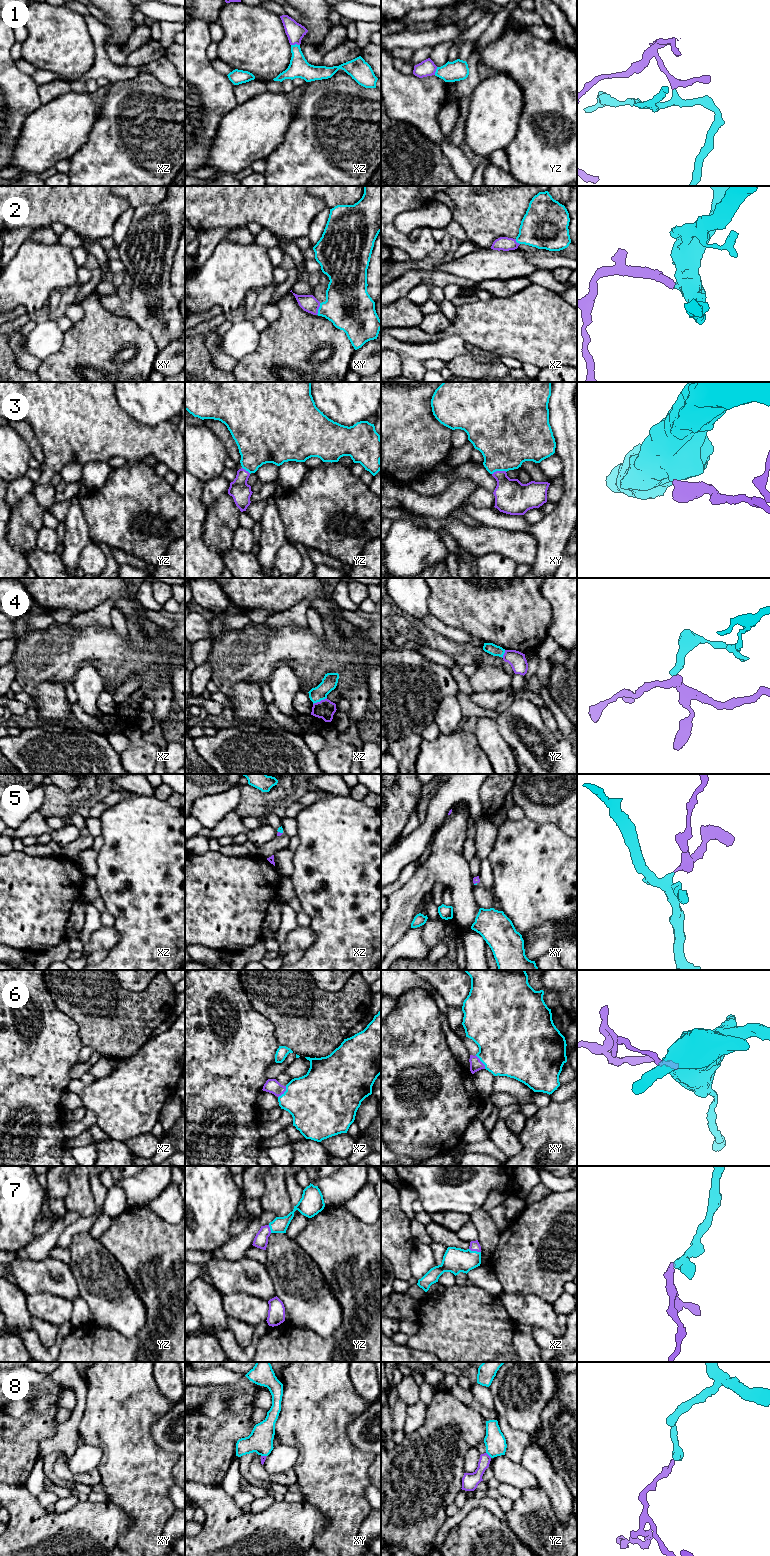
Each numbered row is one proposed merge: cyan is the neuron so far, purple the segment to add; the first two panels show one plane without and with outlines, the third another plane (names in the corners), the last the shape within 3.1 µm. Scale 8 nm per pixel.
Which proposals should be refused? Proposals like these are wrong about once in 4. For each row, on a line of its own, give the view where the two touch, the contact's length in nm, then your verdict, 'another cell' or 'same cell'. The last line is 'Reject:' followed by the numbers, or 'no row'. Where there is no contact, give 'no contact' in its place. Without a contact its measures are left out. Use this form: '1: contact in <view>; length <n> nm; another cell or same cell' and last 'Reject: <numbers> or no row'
1: contact in xz; length 70 nm; same cell
2: contact in xy; length 100 nm; same cell
3: contact in xy; length 120 nm; same cell
4: contact in xz; length 130 nm; another cell
5: contact in xz; length 40 nm; same cell
6: contact in xy; length 140 nm; same cell
7: contact in xz; length 100 nm; same cell
8: contact in yz; length 60 nm; same cell
Reject: 4

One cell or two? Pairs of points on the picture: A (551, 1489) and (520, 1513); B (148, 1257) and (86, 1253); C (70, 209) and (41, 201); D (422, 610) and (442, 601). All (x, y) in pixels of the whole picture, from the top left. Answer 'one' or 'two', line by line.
A: two
B: two
C: one
D: two

